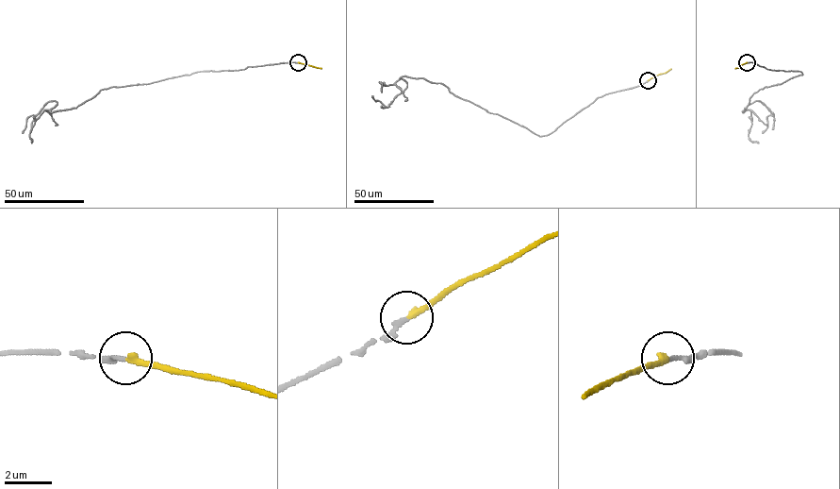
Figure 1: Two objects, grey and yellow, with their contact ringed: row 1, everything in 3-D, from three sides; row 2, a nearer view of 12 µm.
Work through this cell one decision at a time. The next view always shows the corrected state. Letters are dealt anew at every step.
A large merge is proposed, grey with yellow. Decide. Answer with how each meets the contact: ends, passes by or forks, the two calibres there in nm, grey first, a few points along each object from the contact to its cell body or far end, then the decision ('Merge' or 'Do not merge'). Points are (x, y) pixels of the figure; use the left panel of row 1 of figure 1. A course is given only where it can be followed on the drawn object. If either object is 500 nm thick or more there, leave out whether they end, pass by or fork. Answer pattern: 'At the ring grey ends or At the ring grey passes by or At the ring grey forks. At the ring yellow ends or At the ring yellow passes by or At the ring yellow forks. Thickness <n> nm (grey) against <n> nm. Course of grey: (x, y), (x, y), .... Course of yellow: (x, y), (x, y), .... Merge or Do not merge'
At the ring grey ends. At the ring yellow ends. Thickness 190 nm (grey) against 280 nm. Course of grey: (298, 62), (111, 87), (75, 108), (51, 112), (57, 103), (48, 101), (27, 118), (22, 133). Course of yellow: (298, 62), (321, 68). Merge

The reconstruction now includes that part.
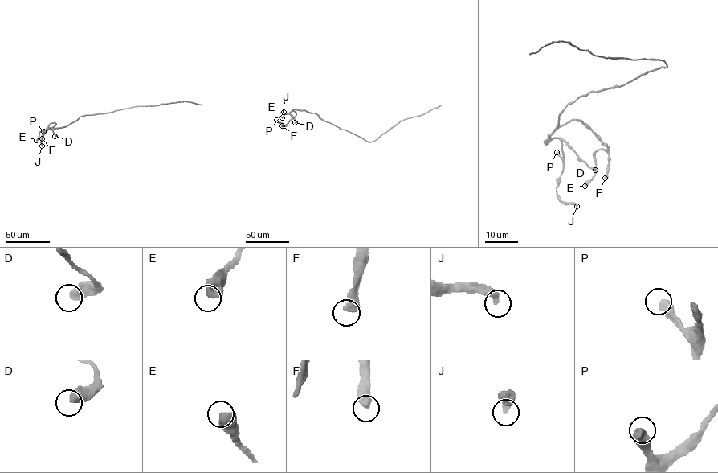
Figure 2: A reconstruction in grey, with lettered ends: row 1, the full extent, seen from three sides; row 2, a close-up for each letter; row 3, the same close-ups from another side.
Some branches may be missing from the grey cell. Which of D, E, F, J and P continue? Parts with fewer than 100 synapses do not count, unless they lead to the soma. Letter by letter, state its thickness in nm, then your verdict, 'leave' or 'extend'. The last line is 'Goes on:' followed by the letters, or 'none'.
D: calibre 500 nm; leave
E: calibre 650 nm; leave
F: calibre 550 nm; leave
J: calibre 400 nm; leave
P: calibre 550 nm; leave
Goes on: none

